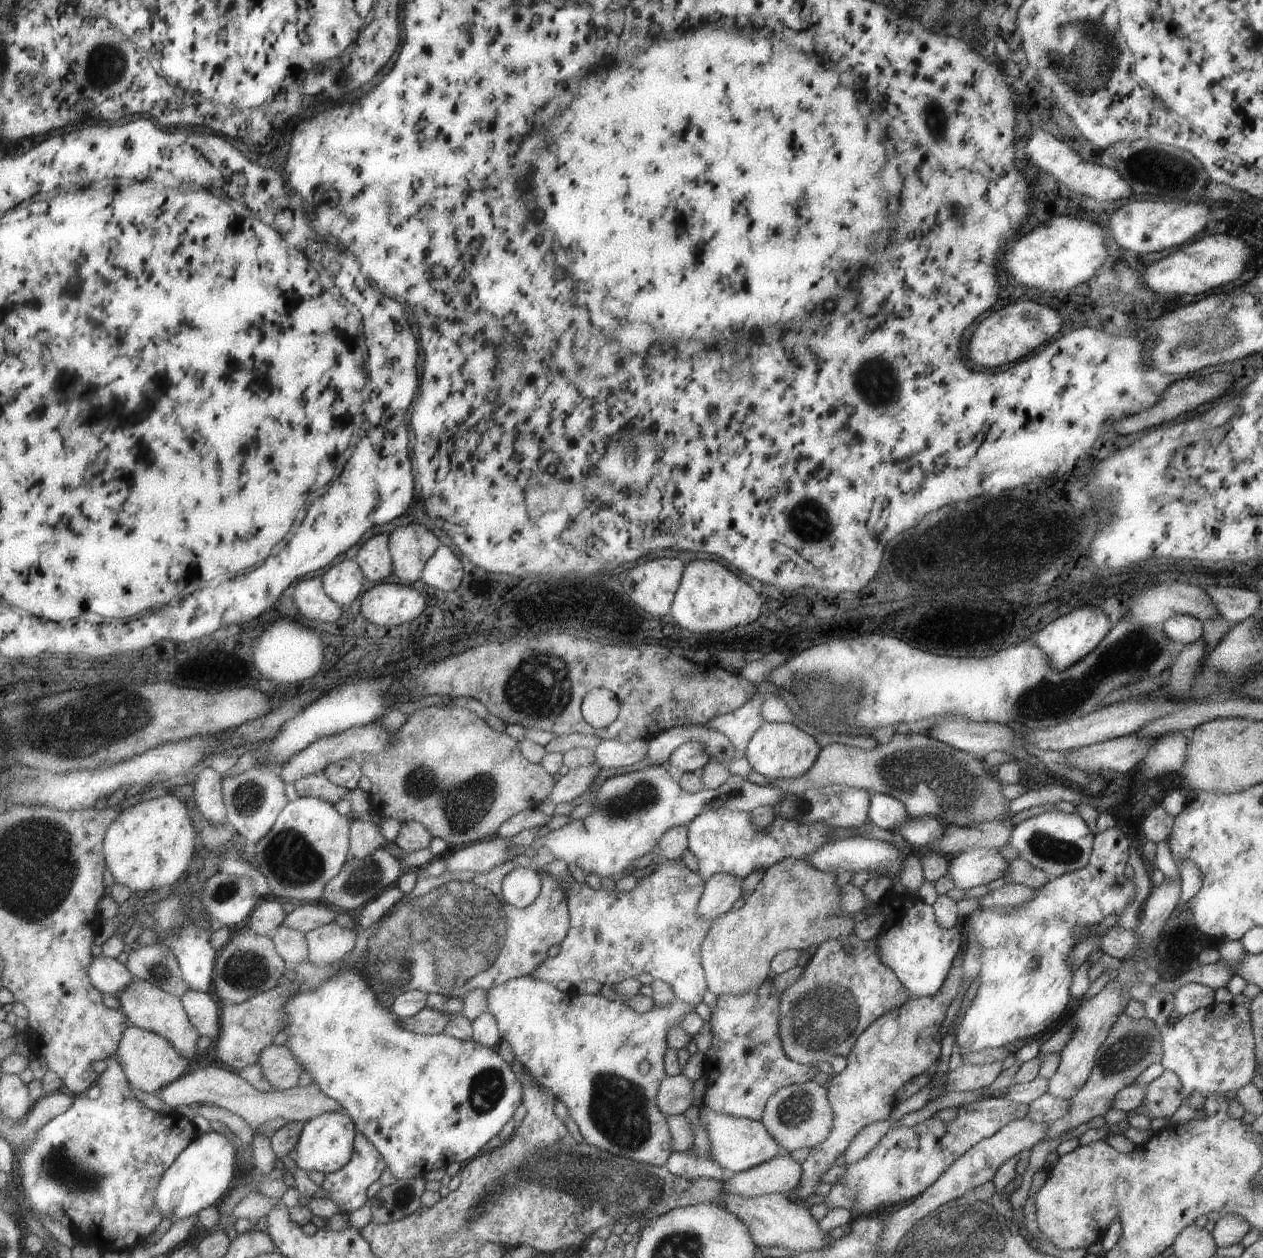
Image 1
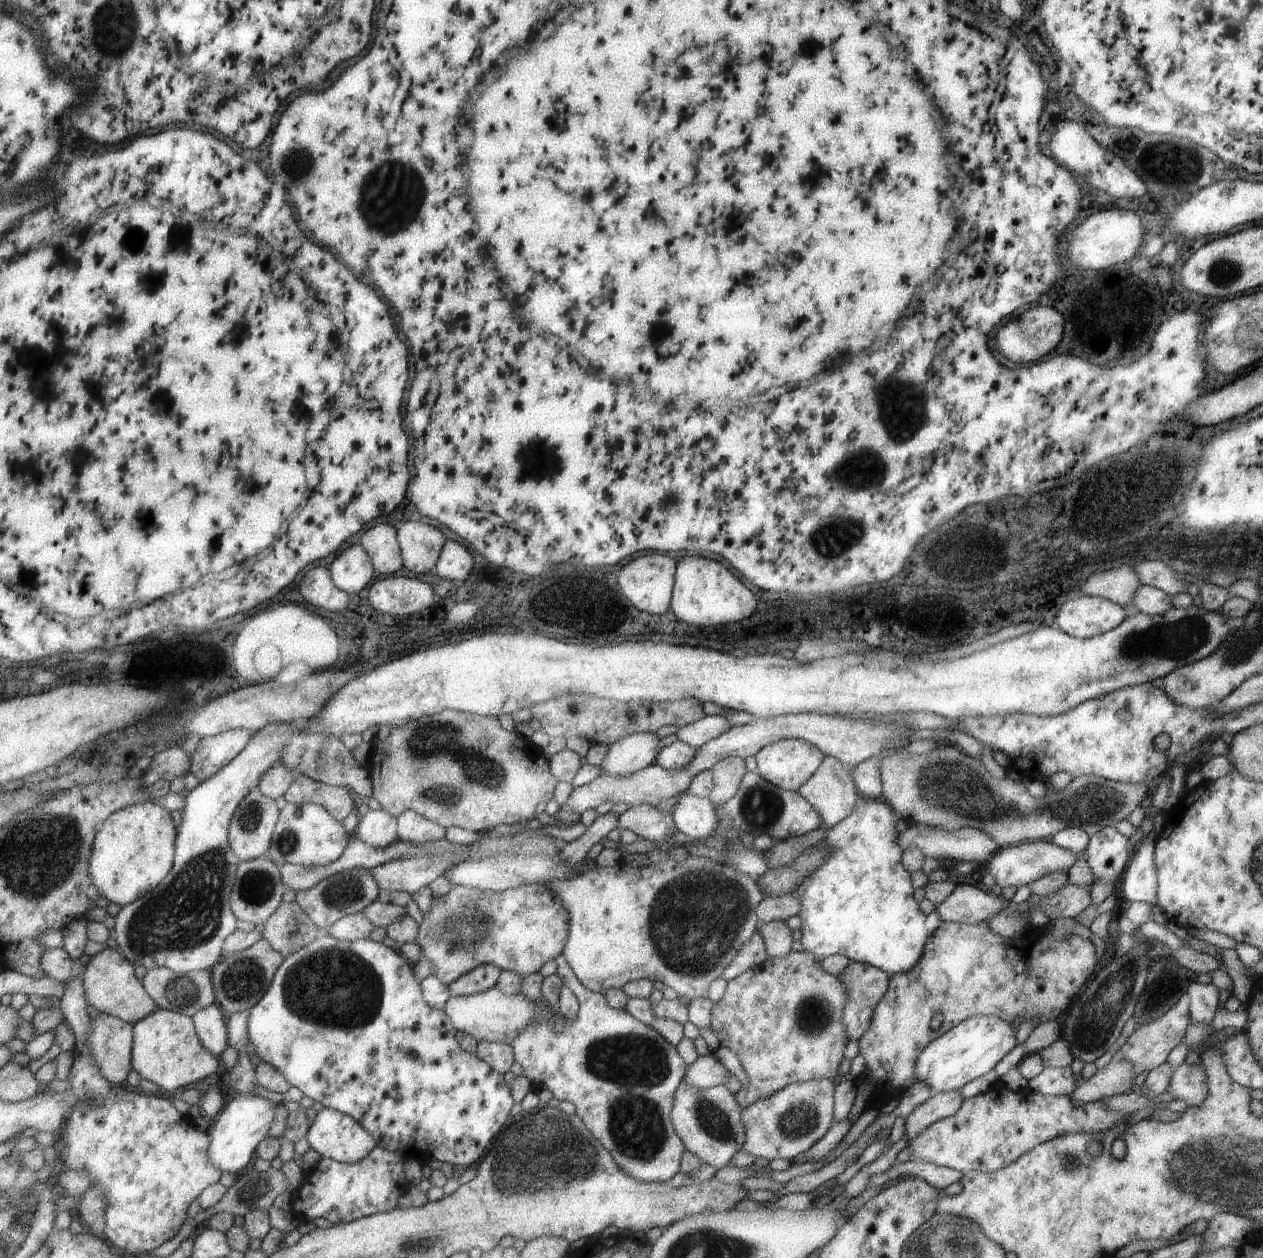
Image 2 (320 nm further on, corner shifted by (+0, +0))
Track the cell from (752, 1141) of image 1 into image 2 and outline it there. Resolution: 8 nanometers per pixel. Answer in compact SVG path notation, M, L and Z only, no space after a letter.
M681 1080L673 1096L671 1122L683 1147L703 1163L719 1170L727 1165L729 1158L737 1150L741 1150L745 1142L745 1126L741 1122L741 1110L734 1095L724 1085L697 1090L695 1086L689 1086L687 1082Z

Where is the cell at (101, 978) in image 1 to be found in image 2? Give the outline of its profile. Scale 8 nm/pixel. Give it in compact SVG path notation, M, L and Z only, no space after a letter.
M57 947L44 952L43 968L47 977L66 983L75 975L83 976L86 966L81 966L78 961L74 961L65 947Z

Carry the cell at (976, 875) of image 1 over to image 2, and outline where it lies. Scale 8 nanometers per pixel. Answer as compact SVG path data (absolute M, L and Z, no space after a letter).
M1037 839L999 848L994 855L988 858L986 866L988 866L988 873L993 876L995 883L1002 888L1011 885L1018 887L1033 882L1047 873L1066 872L1077 859L1082 858L1082 854L1085 856L1085 852L1075 853L1072 850L1061 848L1049 839Z

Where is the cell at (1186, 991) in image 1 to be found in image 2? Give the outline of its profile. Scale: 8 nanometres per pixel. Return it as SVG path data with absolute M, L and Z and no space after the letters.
M1191 982L1186 989L1189 998L1188 1012L1194 1022L1211 1023L1215 1010L1220 1005L1219 991L1212 983Z

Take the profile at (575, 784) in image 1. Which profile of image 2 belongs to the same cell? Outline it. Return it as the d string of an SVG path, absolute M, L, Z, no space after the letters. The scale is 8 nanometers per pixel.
M651 731L633 733L608 746L604 760L600 762L602 774L628 775L654 763L660 746L658 736Z

